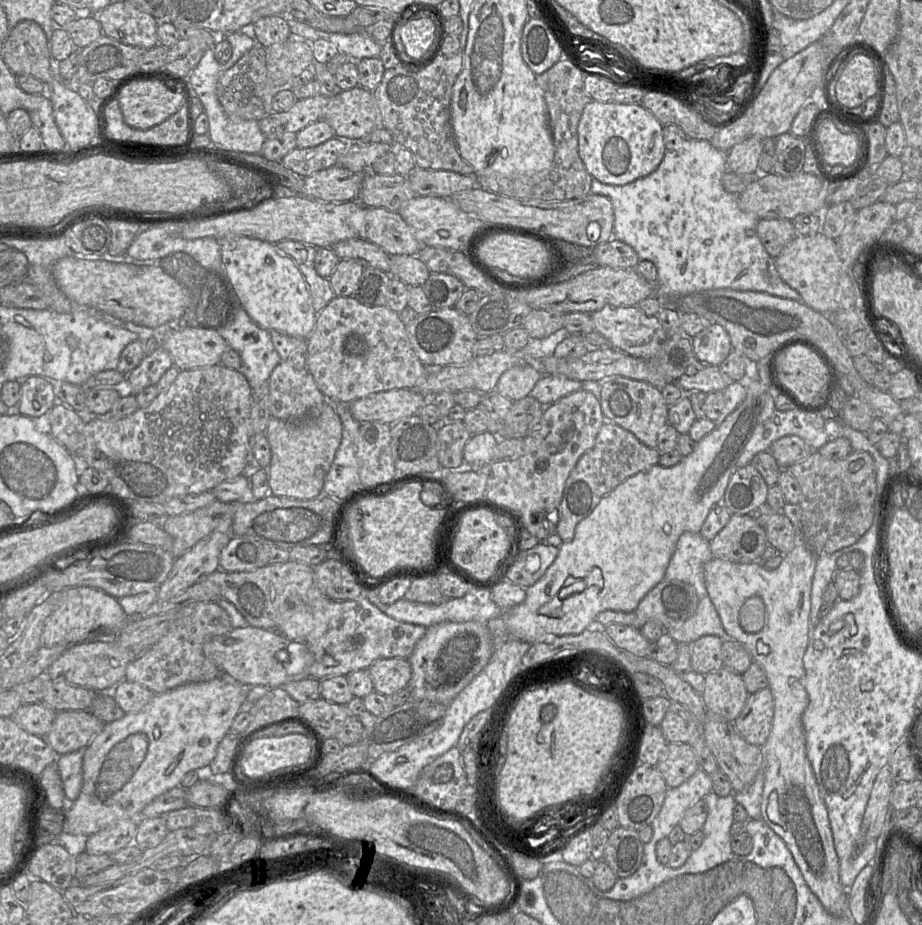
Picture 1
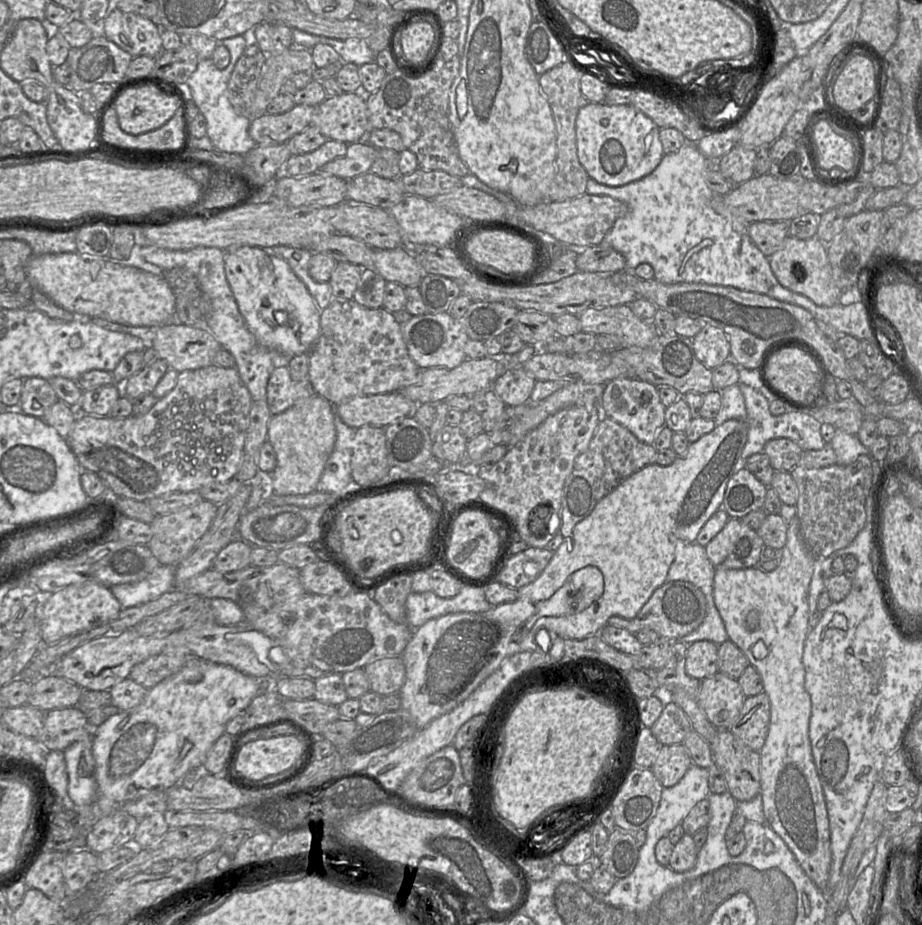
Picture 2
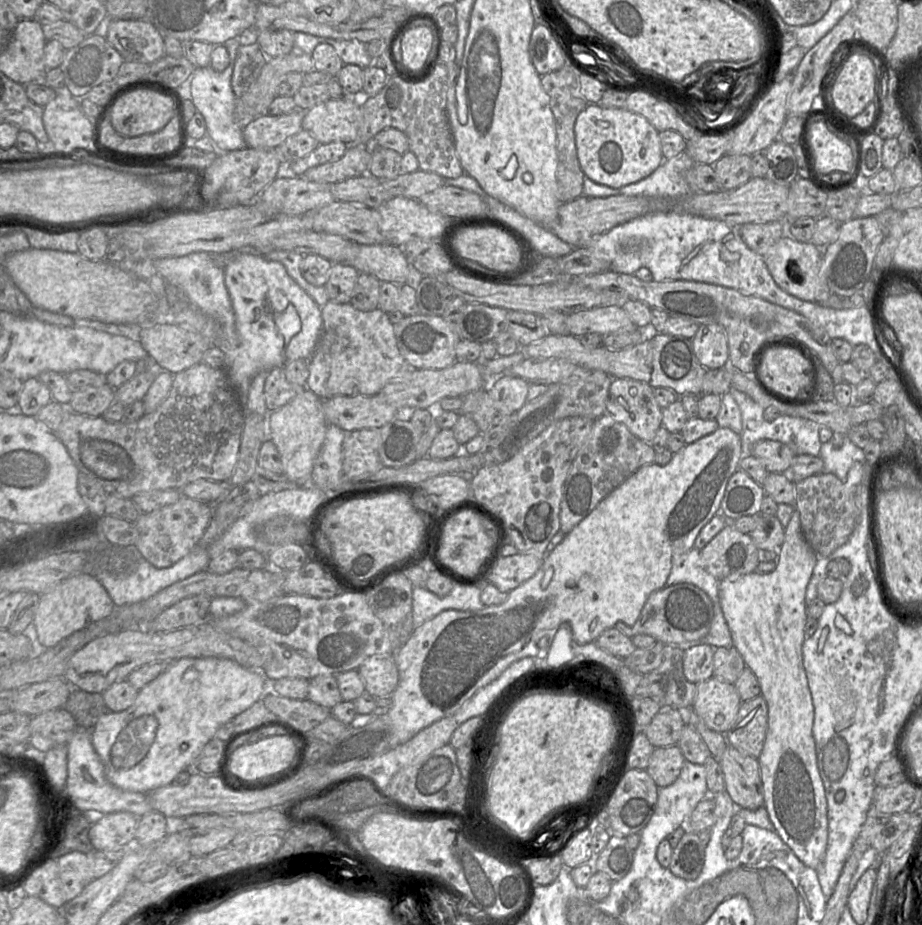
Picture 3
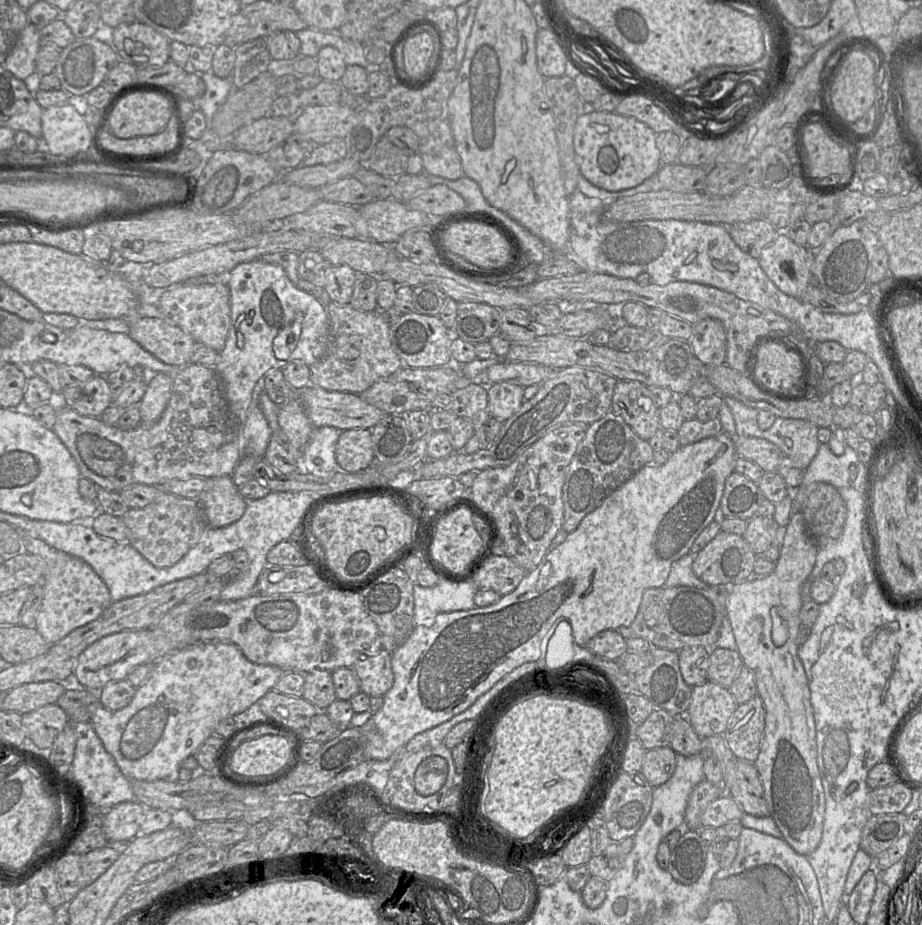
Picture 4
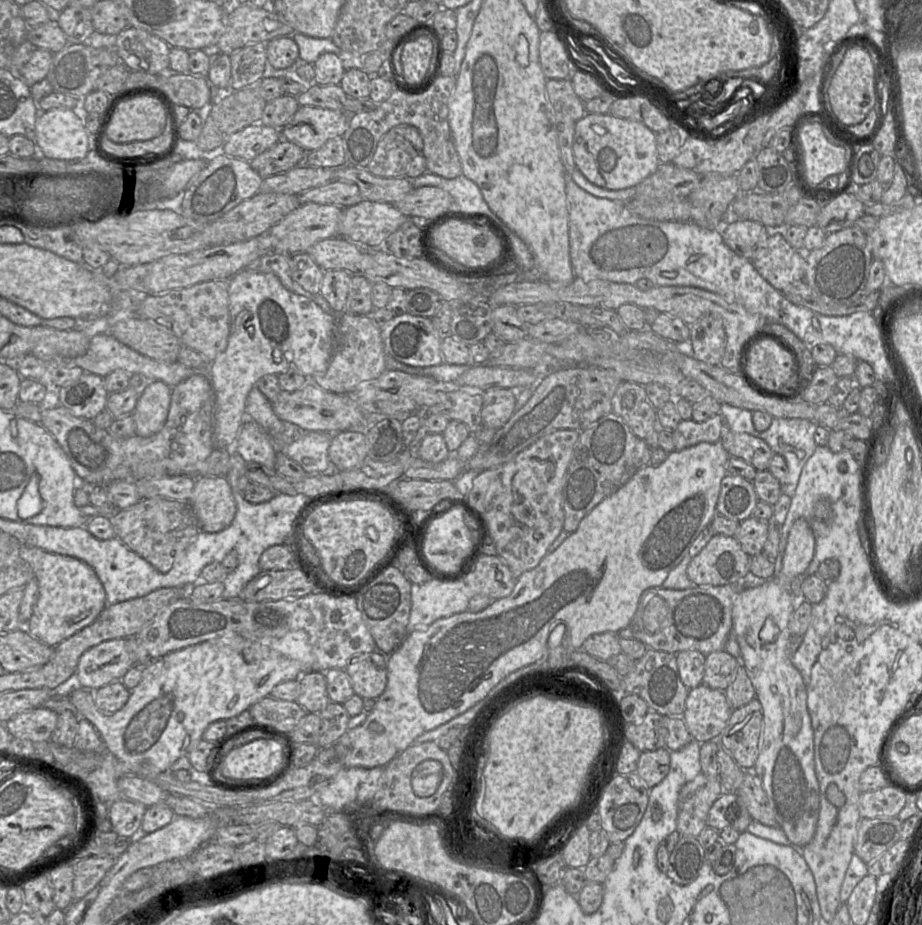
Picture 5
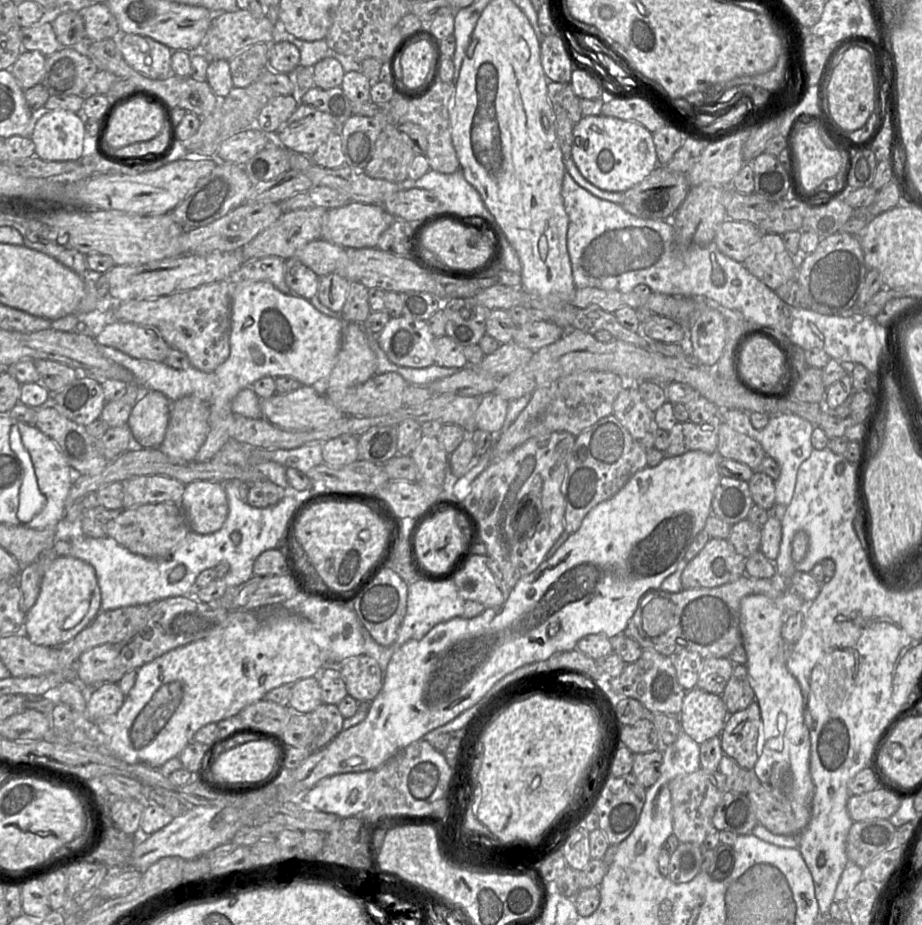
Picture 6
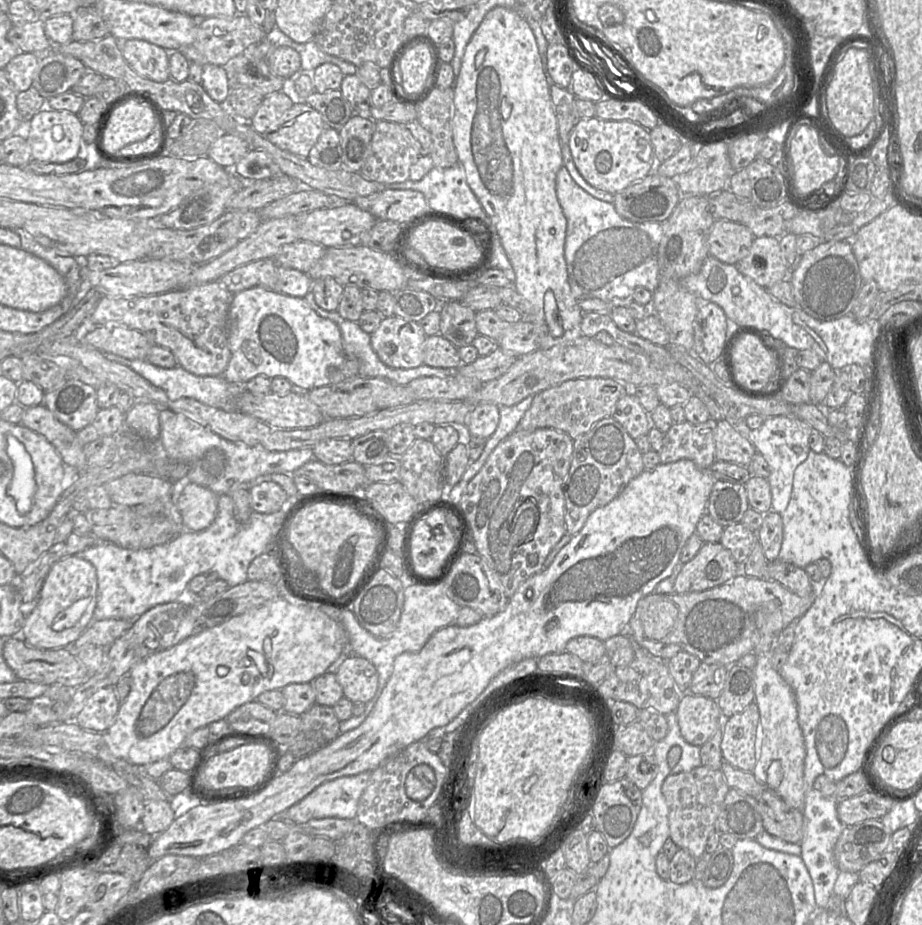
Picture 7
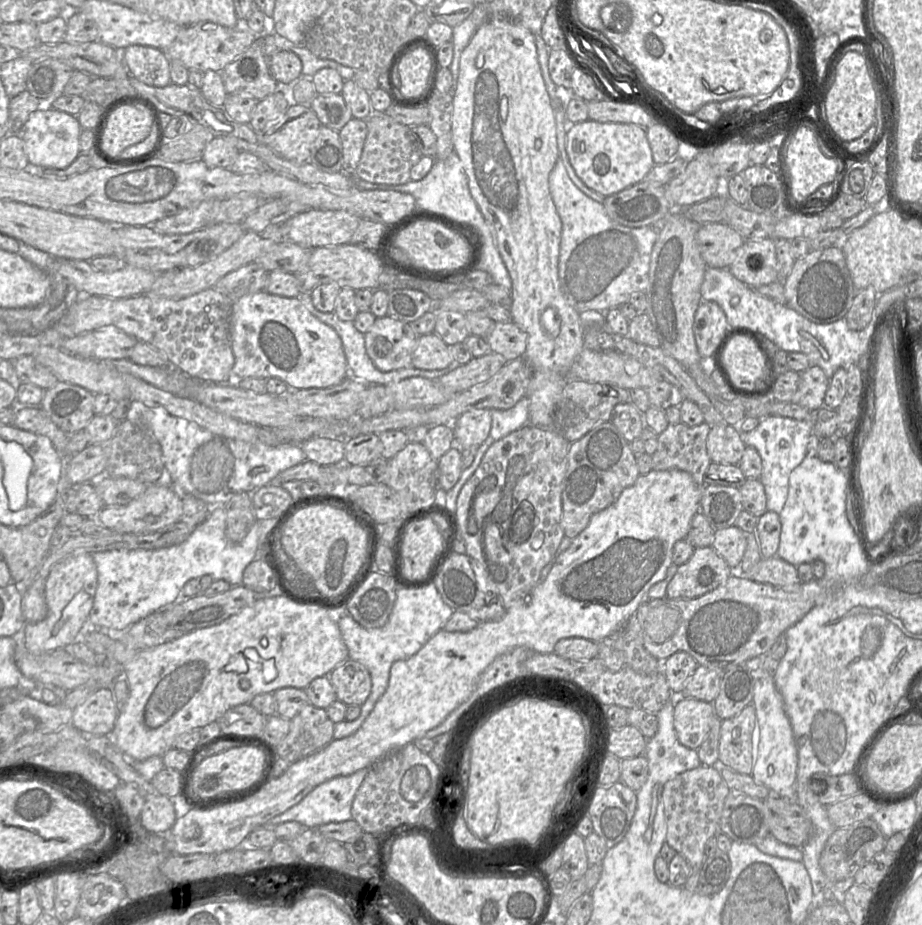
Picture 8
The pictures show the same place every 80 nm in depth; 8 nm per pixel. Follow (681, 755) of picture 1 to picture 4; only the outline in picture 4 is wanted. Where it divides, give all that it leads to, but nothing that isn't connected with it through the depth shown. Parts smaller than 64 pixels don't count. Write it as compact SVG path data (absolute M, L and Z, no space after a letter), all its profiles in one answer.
M670 746L646 751L641 773L650 785L658 787L671 778L676 768L676 755Z

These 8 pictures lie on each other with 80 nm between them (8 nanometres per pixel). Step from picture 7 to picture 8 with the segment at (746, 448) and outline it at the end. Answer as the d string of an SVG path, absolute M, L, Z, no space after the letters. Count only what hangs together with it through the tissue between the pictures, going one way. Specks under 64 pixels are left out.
M727 423L711 427L706 446L712 462L731 465L738 465L747 447L739 429Z

